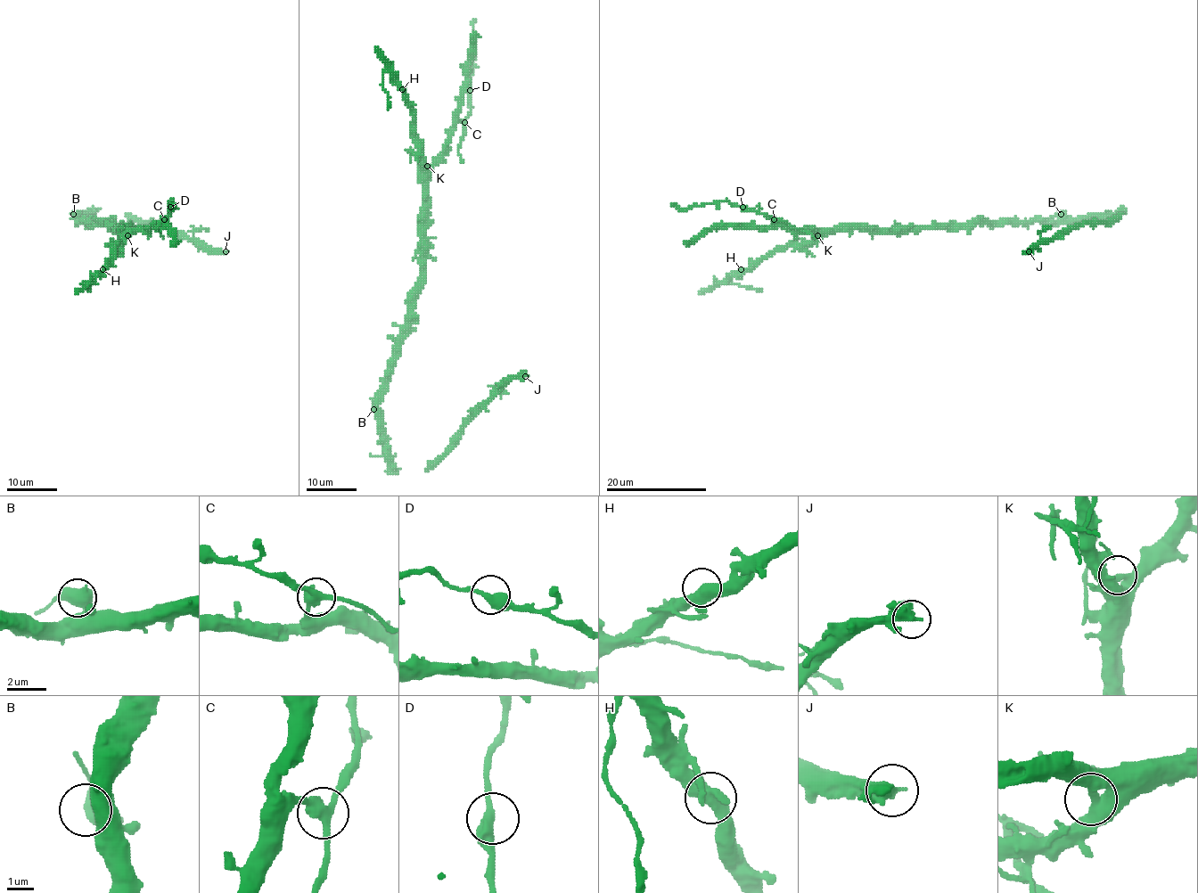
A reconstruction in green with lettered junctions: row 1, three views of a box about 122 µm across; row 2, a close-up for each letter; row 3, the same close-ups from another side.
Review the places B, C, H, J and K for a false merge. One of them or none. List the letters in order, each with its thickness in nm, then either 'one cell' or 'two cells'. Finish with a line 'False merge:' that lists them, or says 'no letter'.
B: 400 nm thick; one cell
C: 380 nm thick; two cells
H: 440 nm thick; one cell
J: 440 nm thick; one cell
K: 400 nm thick; one cell
False merge: C

